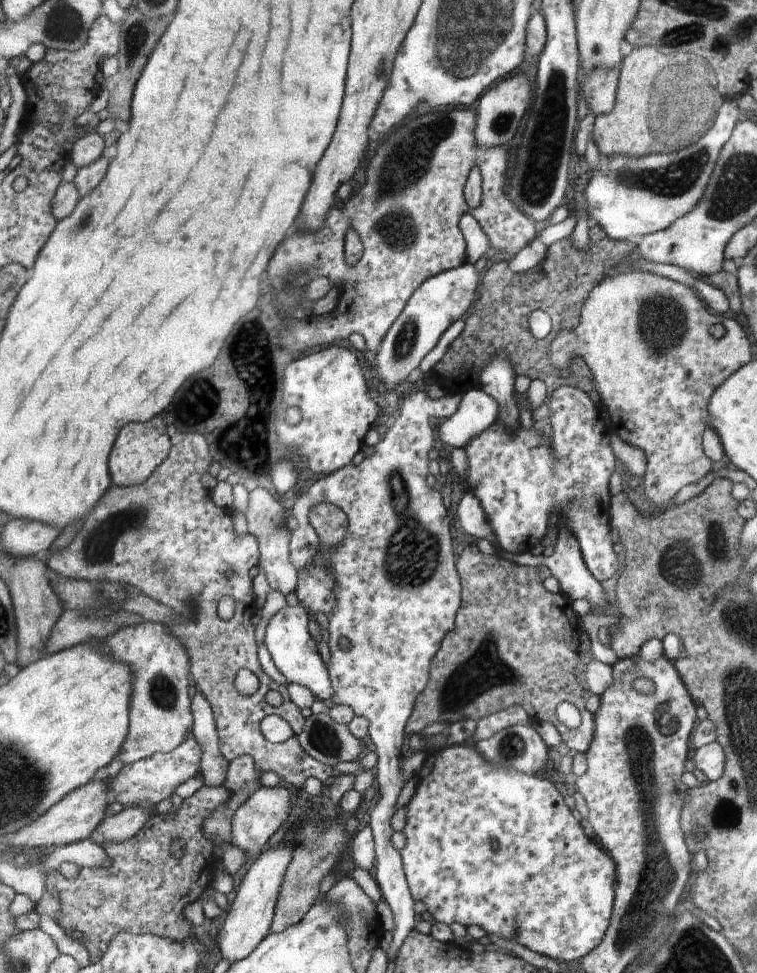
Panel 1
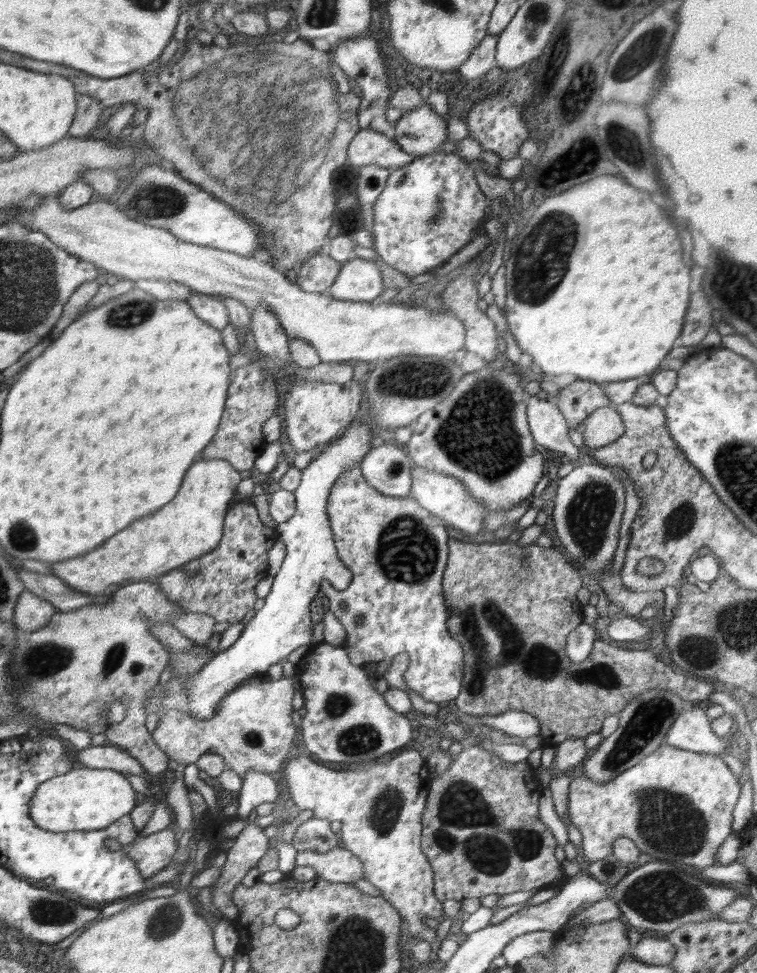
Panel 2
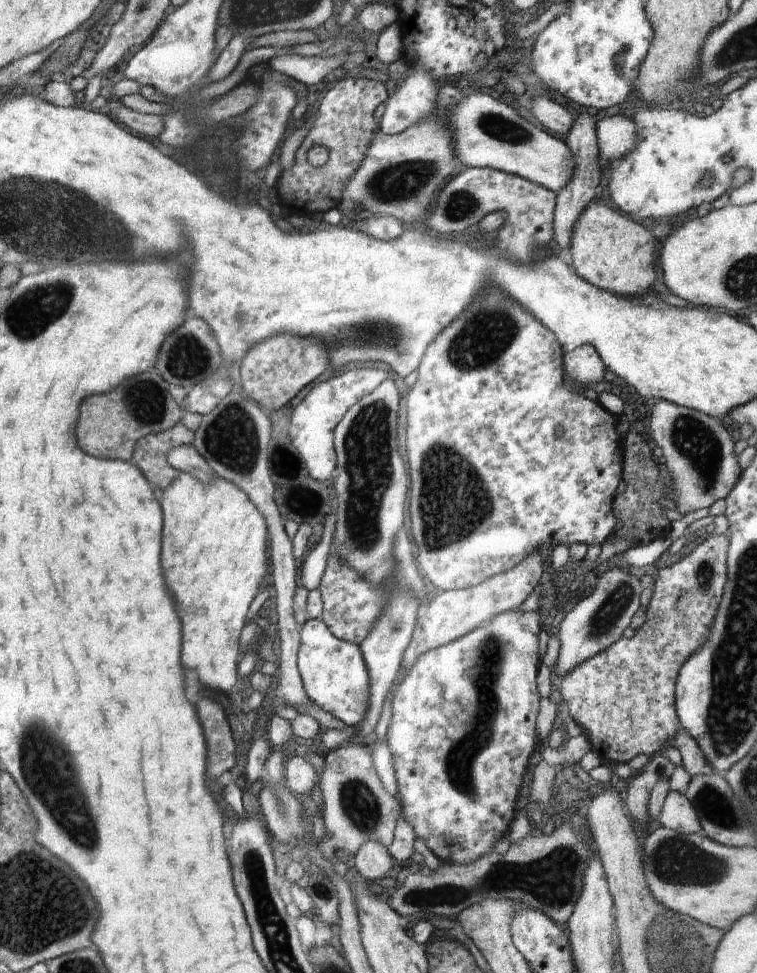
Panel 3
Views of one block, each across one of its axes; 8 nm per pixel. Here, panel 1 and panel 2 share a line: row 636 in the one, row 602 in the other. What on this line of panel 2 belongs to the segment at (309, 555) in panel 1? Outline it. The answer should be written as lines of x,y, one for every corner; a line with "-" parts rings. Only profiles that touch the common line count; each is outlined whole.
360,464
359,466
353,466
351,470
345,470
336,481
336,484
332,487
330,496
327,502
327,517
329,518
331,529
333,532
333,539
335,542
335,547
337,550
338,558
344,564
344,567
352,573
352,578
350,584
344,590
338,590
334,588
330,582
323,580
320,583
320,588
326,597
328,597
328,604
330,604
329,609
332,614
343,624
344,630
346,631
346,643
342,644
341,647
346,650
349,656
349,661
354,666
361,667
366,673
367,677
378,679
381,678
392,664
393,658
397,654
407,654
409,656
409,665
404,671
403,677
404,682
408,685
410,690
414,690
416,694
419,694
428,702
452,702
458,695
462,686
461,680
463,677
463,666
464,655
462,652
462,647
451,634
448,632
447,620
451,617
451,614
455,610
451,610
445,605
445,598
443,595
442,579
444,578
444,572
447,565
447,558
449,552
448,544
448,532
446,532
447,524
443,522
441,518
430,514
427,510
424,510
413,498
406,496
400,498
399,496
390,496
378,492
373,486
370,486
366,479
361,473

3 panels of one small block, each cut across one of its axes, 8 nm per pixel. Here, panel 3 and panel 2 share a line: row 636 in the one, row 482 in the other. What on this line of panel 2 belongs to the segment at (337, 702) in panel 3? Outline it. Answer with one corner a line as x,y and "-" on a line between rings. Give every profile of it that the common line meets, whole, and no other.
358,416
356,426
348,428
340,438
330,443
318,456
315,456
305,469
302,469
301,482
293,492
295,494
295,513
286,521
278,523
275,529
279,533
279,540
284,542
287,554
284,557
282,567
274,575
271,591
264,598
264,605
256,611
254,617
245,625
242,634
234,644
226,650
213,655
210,660
194,673
187,681
178,677
172,677
166,684
158,683
148,692
148,702
144,706
146,714
159,712
160,717
169,710
181,710
198,720
212,718
219,709
222,699
230,694
232,690
238,688
244,681
264,674
277,662
283,662
290,652
300,648
300,646
313,645
312,630
313,619
311,618
311,602
317,597
320,583
327,580
334,588
344,590
351,581
352,573
348,571
342,561
338,558
333,532
329,518
327,517
327,502
332,487
336,484
338,477
351,470
353,466
359,466
362,459
370,452
372,437
377,433
370,432
366,416

